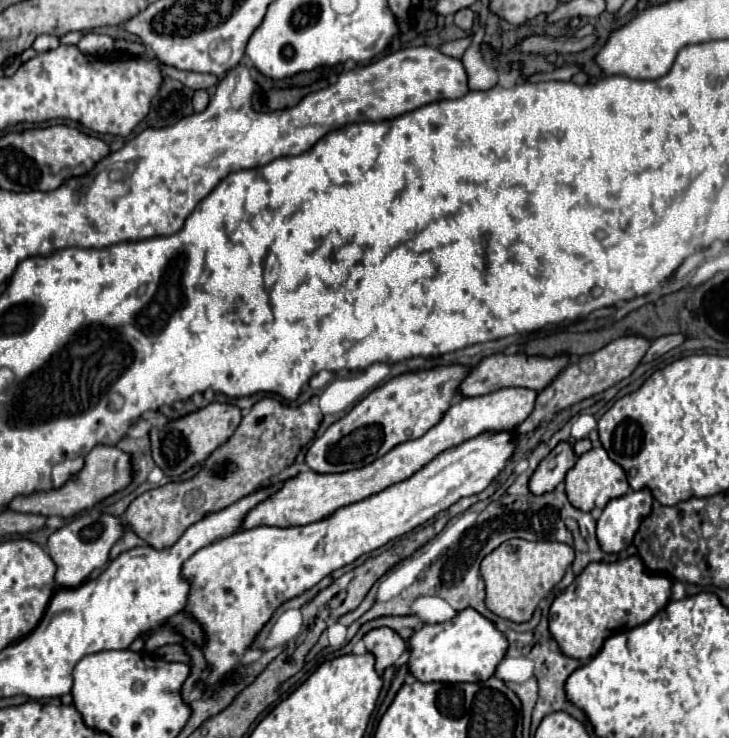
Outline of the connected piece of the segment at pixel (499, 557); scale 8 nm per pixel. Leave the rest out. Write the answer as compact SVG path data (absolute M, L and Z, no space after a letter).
M508 540L482 560L480 574L486 584L486 606L496 616L512 622L528 622L538 602L552 590L574 560L574 550L562 542Z

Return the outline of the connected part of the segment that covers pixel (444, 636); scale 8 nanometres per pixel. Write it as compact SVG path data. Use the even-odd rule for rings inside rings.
M474 608L458 612L442 624L424 624L408 638L410 674L420 682L484 682L504 658L508 642L496 626Z

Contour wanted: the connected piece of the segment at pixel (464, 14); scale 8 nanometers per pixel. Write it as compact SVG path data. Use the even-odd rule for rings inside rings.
M470 8L458 10L458 12L454 14L454 24L456 24L458 28L464 28L466 32L470 32L472 26L474 26L474 12L472 12Z

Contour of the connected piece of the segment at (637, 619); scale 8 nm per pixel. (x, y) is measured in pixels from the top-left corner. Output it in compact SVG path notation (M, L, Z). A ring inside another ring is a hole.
M628 556L618 562L594 562L554 598L548 614L548 630L562 654L588 662L600 652L608 636L640 626L660 612L670 600L670 590L672 582L666 576L644 572L638 556Z

